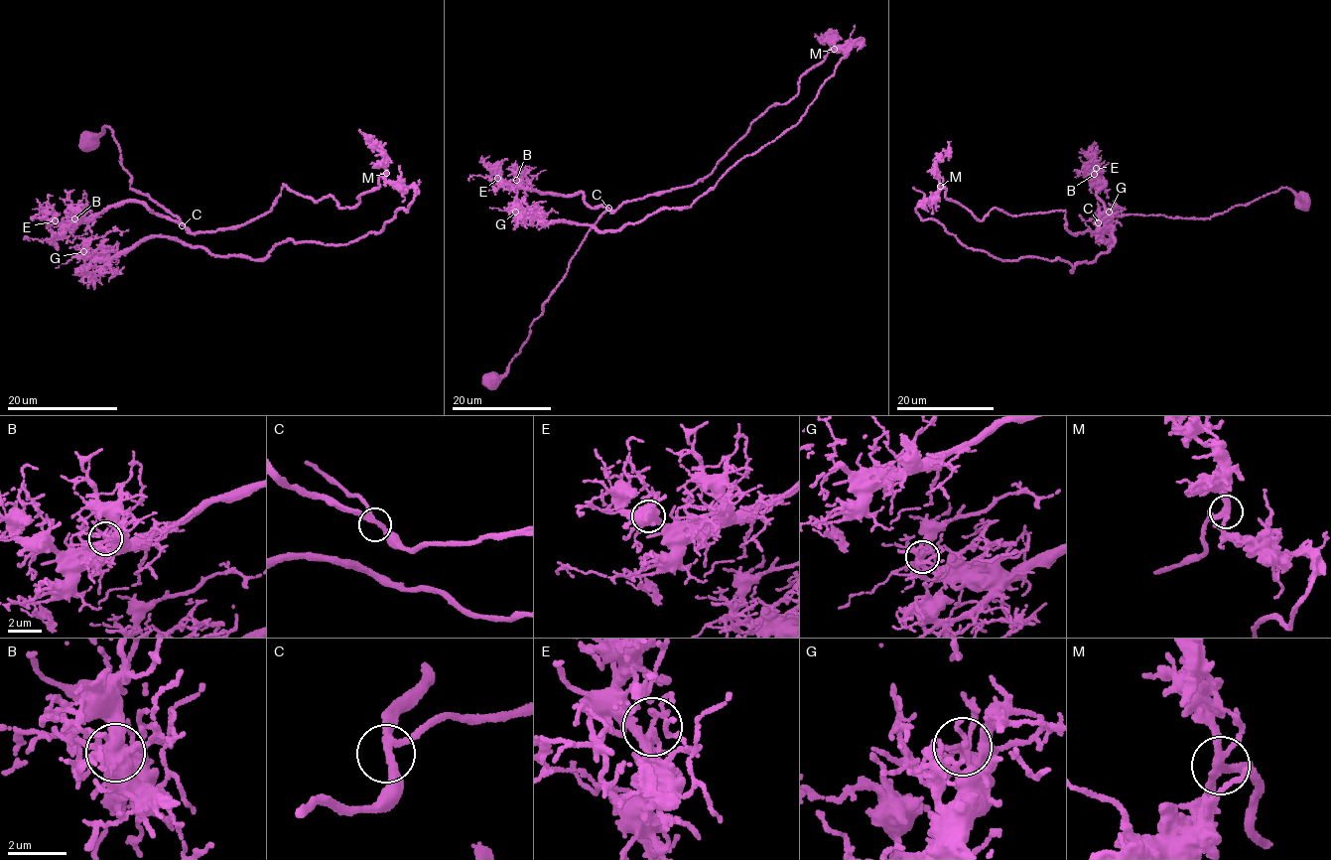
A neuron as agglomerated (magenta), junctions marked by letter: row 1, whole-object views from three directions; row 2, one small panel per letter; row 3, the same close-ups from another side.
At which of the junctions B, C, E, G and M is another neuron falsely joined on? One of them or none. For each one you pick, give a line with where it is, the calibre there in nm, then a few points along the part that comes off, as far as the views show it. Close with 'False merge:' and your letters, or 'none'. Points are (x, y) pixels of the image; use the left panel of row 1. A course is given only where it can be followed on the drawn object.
M: (386, 173) | 280 nm | (386, 173), (413, 201), (346, 243), (289, 240), (258, 259), (147, 236), (87, 253), (128, 229)
False merge: M

